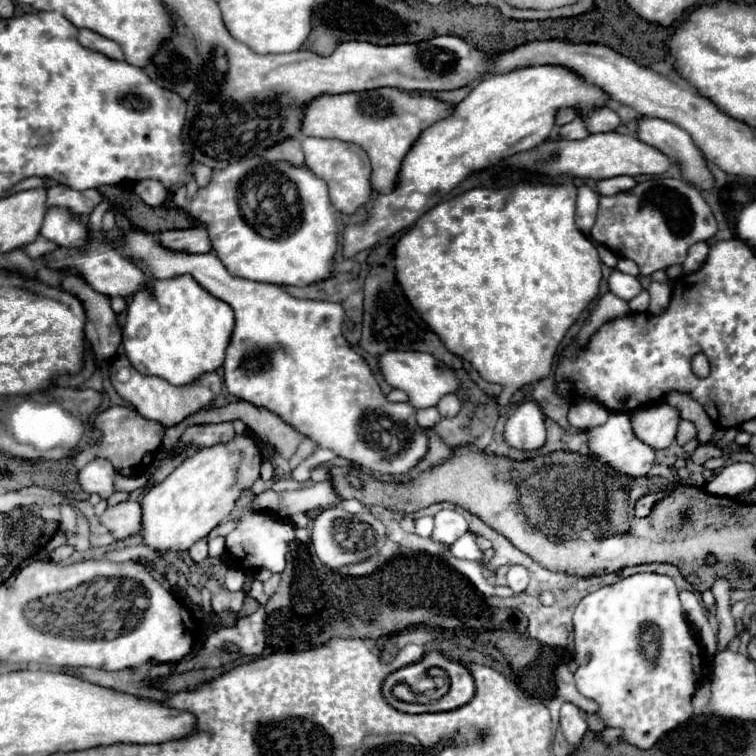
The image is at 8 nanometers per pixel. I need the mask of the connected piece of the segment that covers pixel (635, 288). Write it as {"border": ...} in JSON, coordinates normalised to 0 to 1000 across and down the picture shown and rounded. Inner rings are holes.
{"border":[[[812,356],[812,358],[807,361],[807,366],[804,366],[804,380],[807,380],[807,385],[810,385],[812,390],[817,390],[817,393],[825,396],[825,398],[839,396],[839,393],[849,385],[849,377],[847,377],[847,372],[844,372],[841,366],[828,364],[828,361],[817,358],[817,356]]]}

